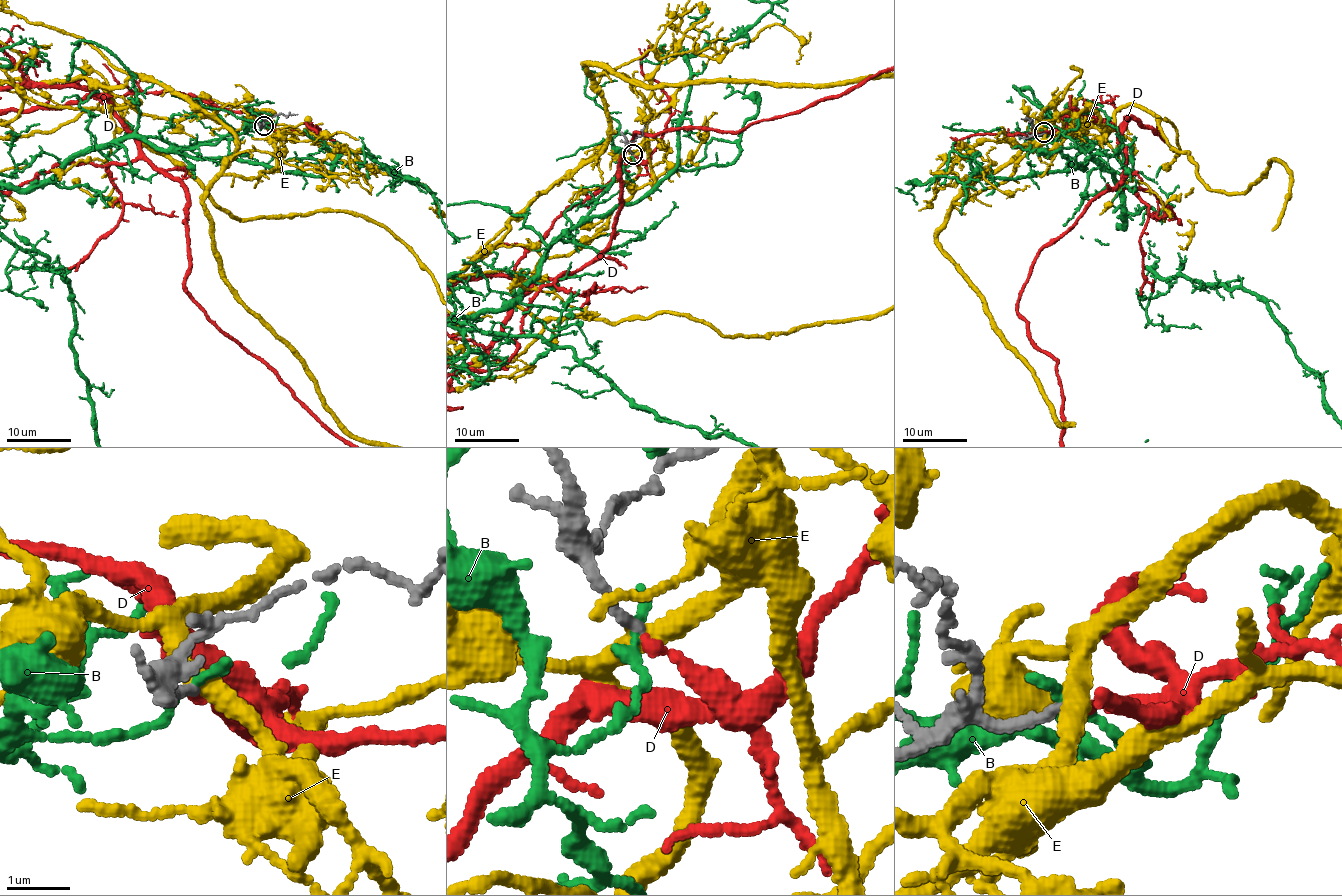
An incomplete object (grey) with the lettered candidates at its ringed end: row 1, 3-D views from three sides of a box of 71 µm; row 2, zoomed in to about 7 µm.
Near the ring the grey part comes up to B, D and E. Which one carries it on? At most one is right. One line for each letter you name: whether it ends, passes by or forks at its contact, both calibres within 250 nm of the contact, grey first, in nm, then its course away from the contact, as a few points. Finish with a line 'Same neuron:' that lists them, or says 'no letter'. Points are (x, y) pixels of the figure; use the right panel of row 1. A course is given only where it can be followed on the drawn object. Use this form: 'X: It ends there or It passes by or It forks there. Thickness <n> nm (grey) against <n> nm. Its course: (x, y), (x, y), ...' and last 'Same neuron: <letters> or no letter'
D: It ends there. Thickness 150 nm (grey) against 150 nm
Same neuron: D

